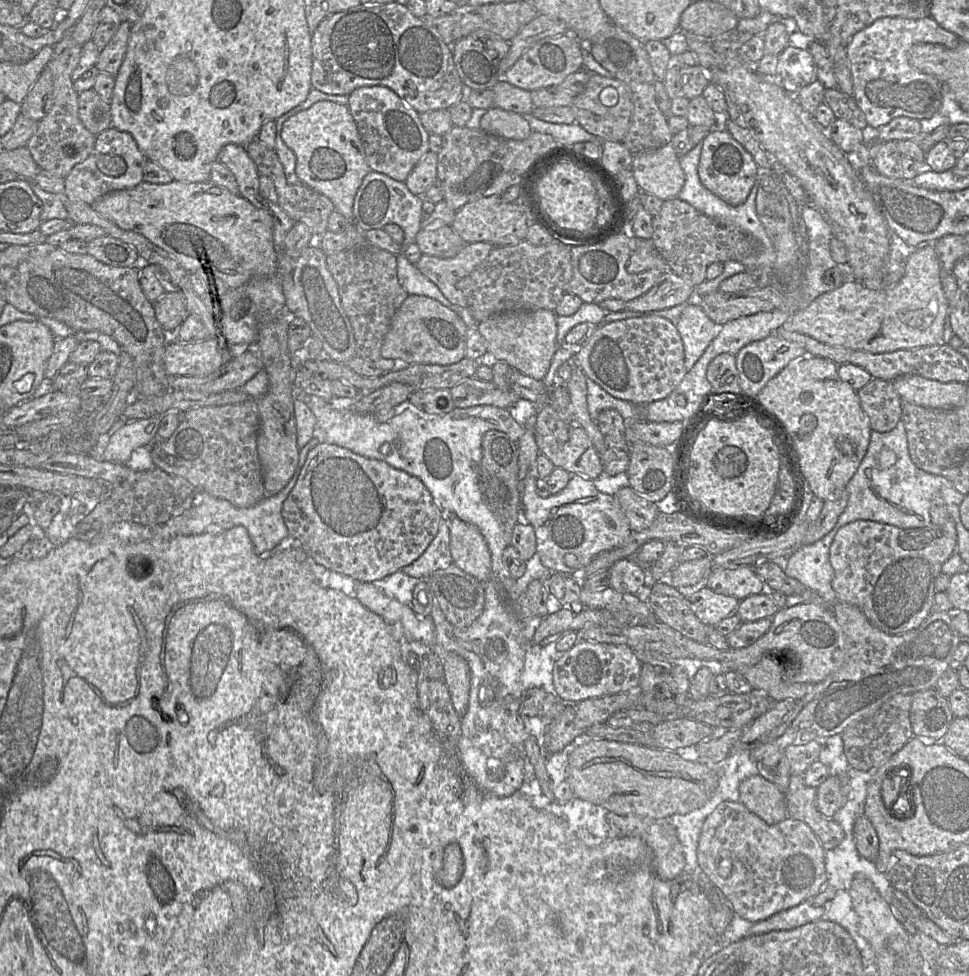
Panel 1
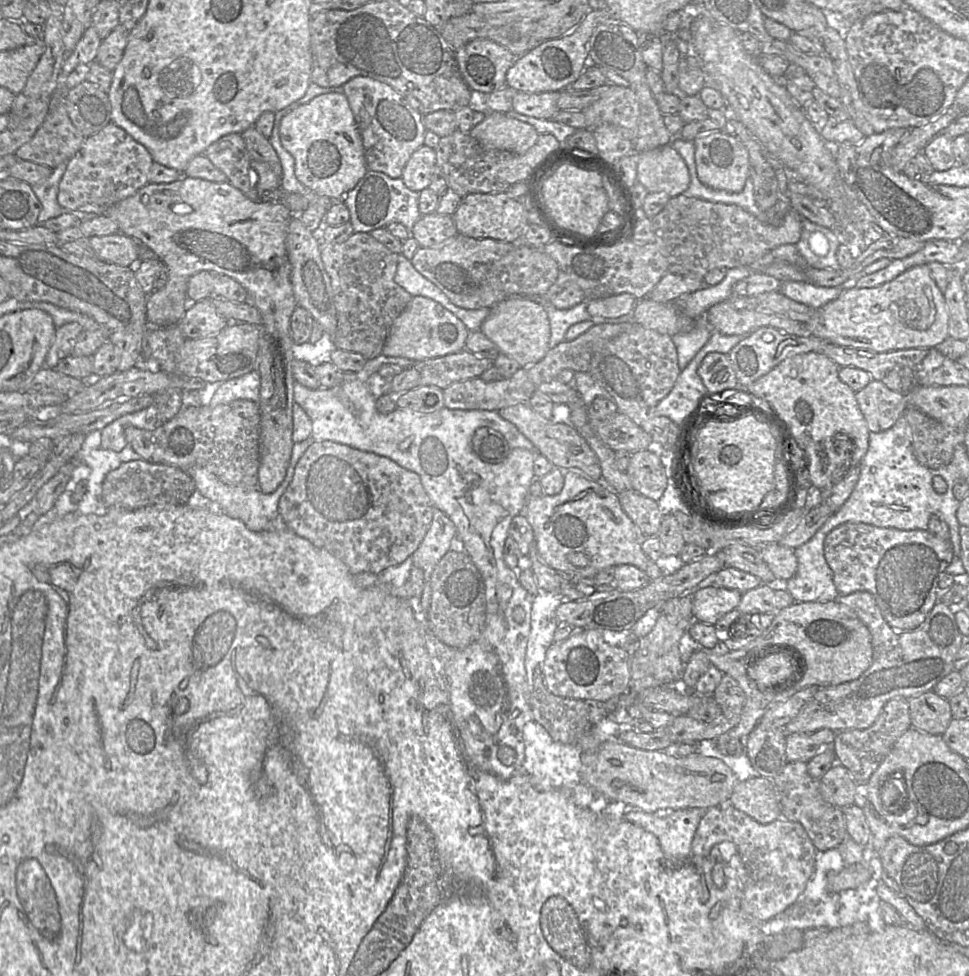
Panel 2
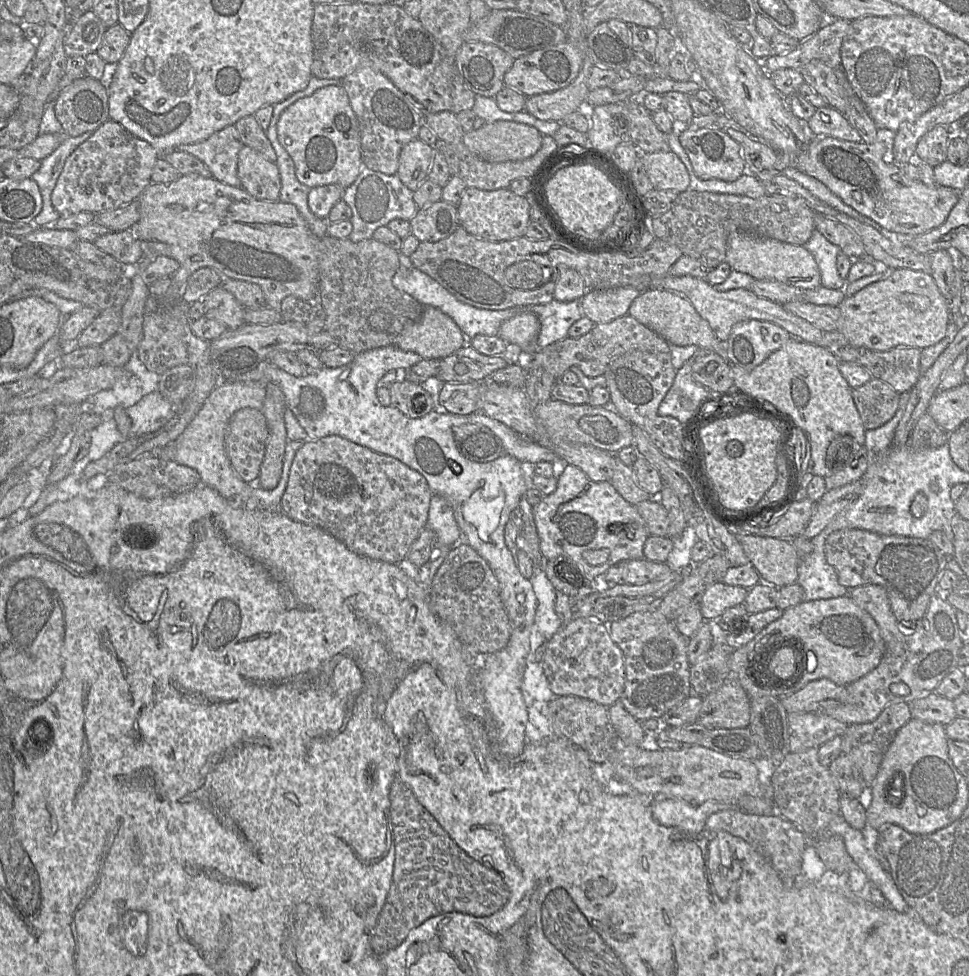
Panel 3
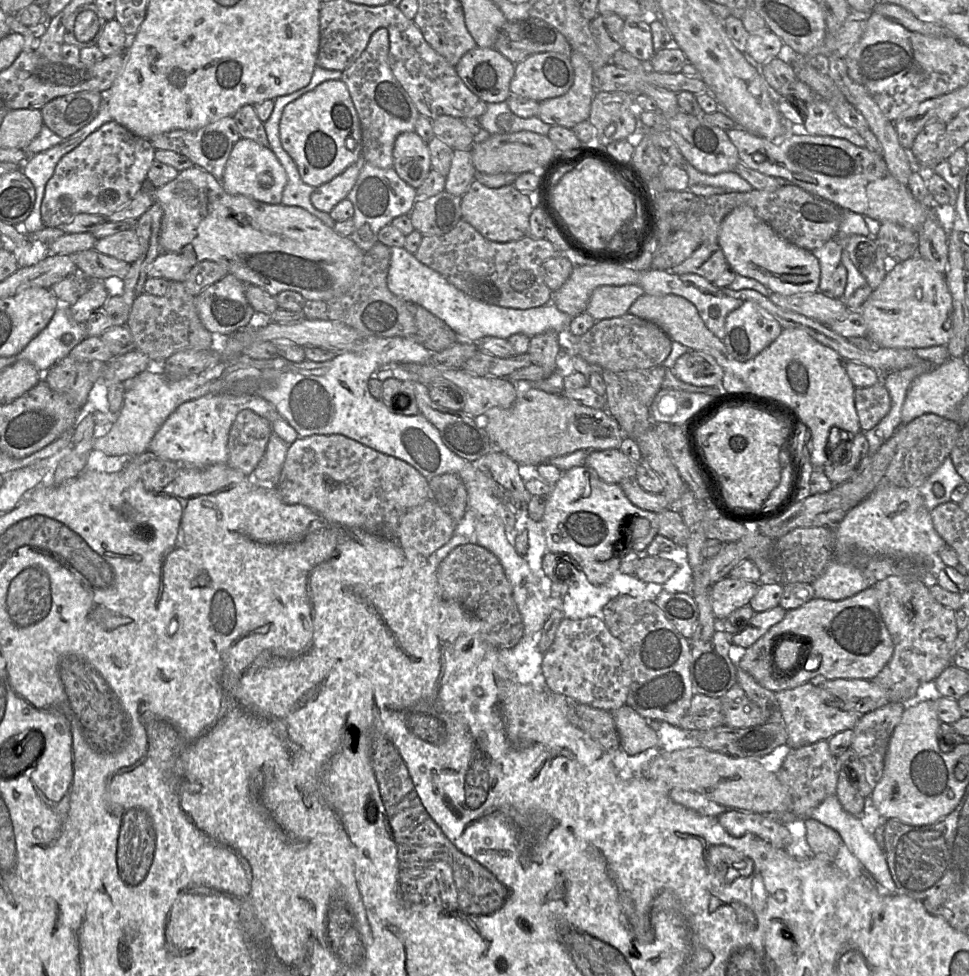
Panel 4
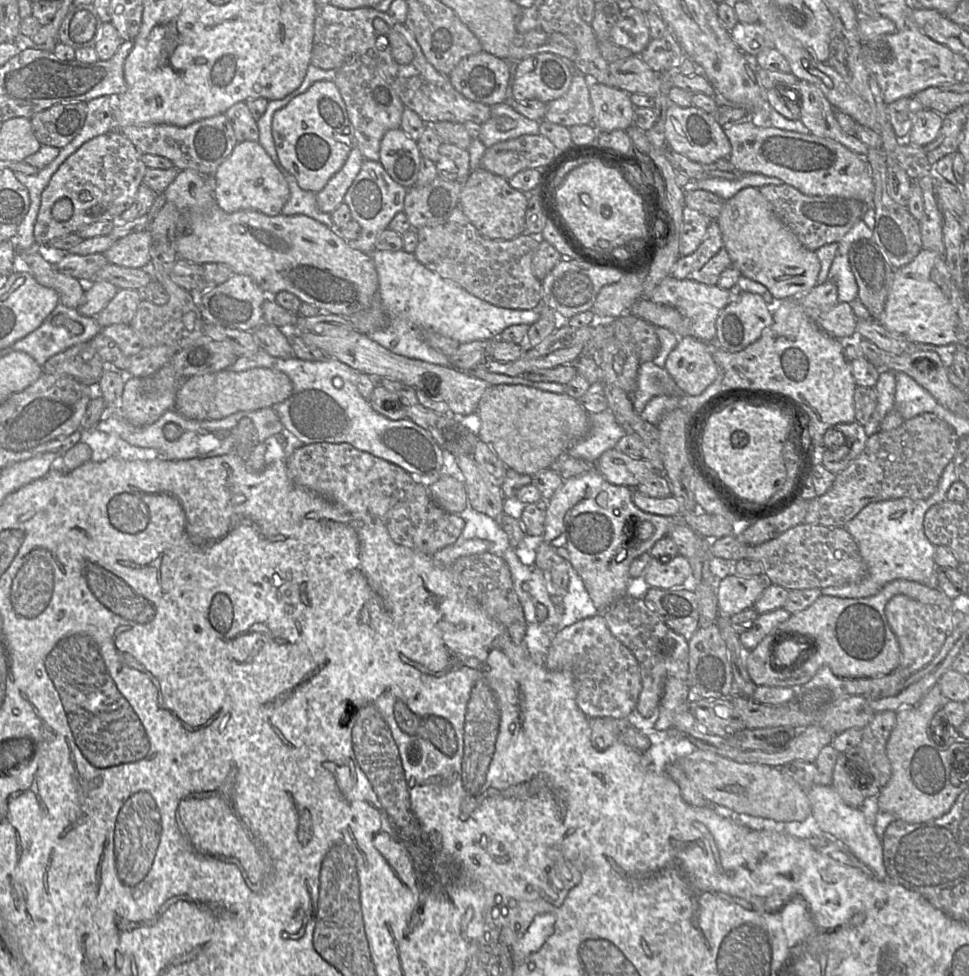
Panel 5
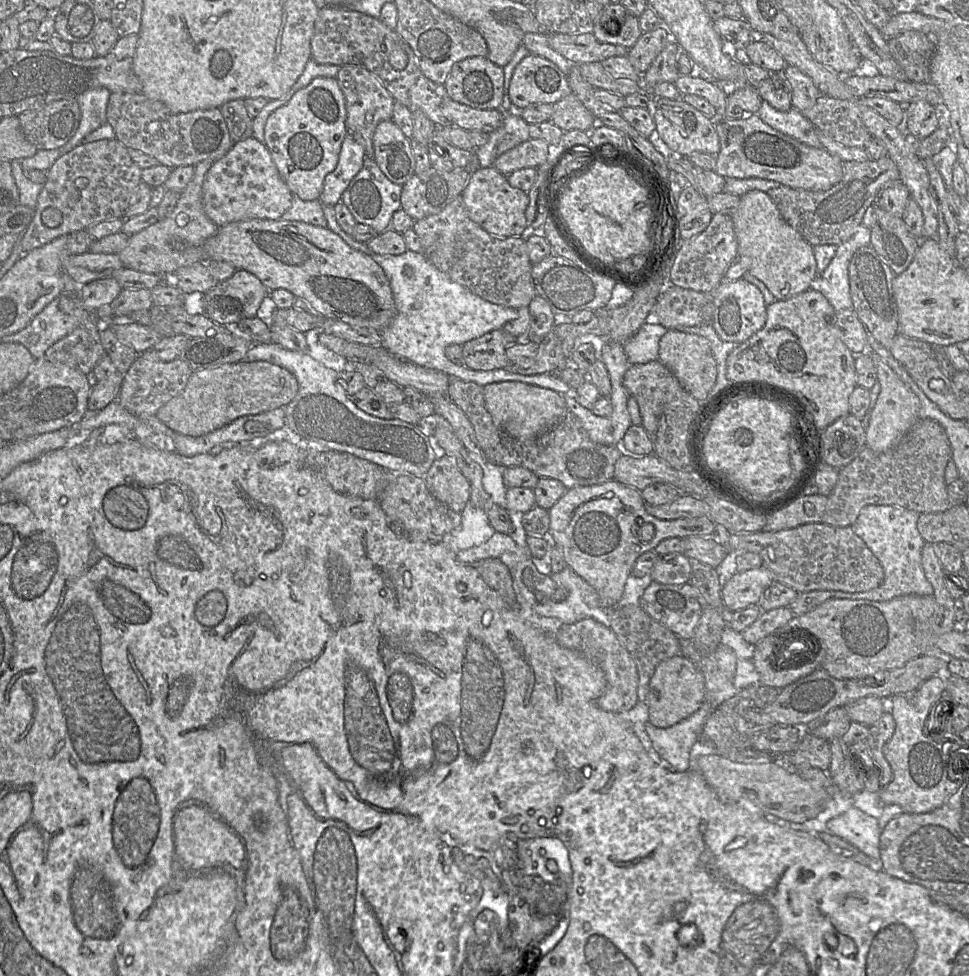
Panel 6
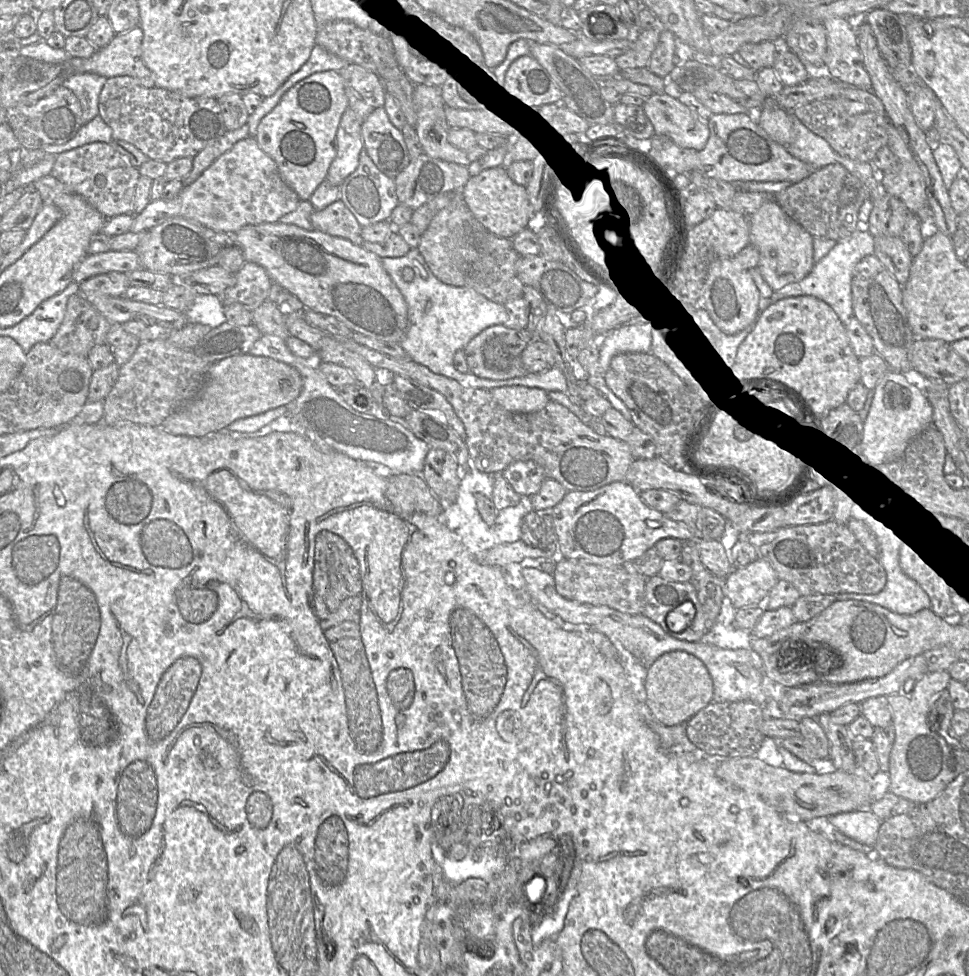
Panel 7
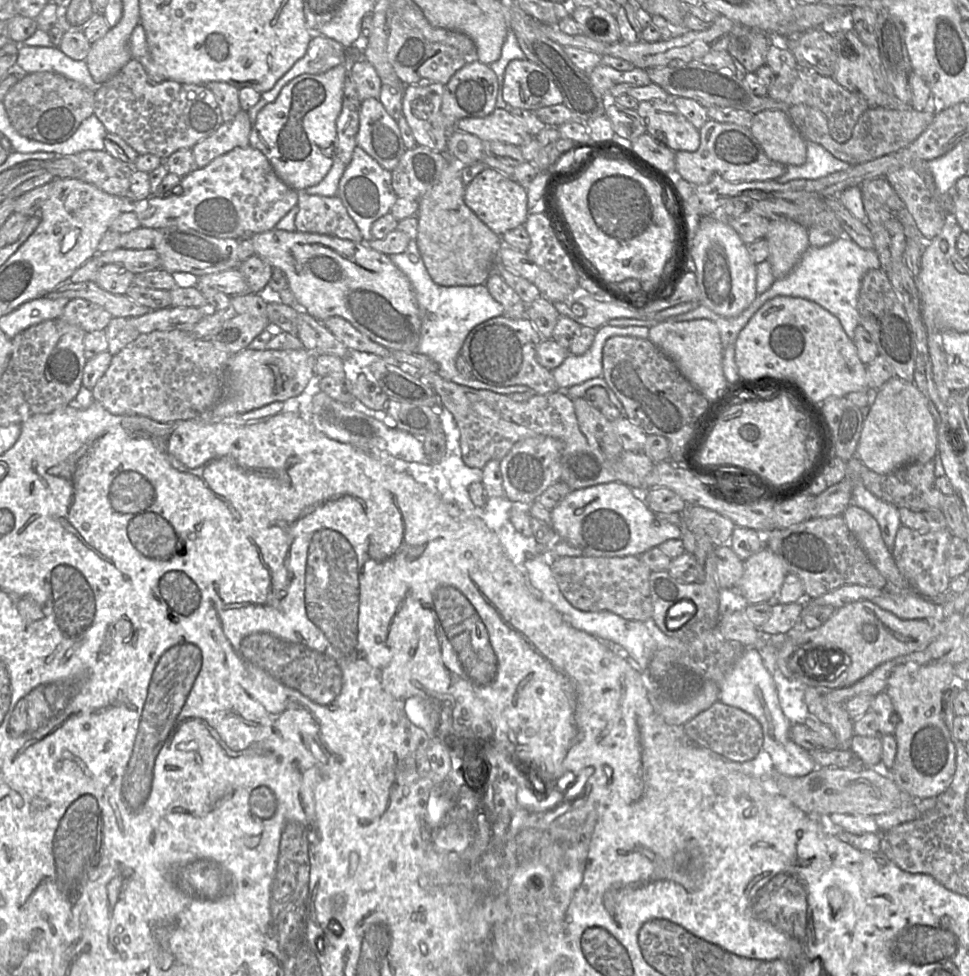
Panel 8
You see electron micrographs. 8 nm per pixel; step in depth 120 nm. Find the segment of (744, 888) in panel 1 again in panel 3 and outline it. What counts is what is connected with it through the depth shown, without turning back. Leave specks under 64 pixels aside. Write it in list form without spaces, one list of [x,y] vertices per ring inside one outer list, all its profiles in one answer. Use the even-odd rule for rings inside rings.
[[[723,810],[711,814],[705,824],[707,830],[722,830],[740,837],[764,856],[787,887],[793,887],[801,871],[802,853],[806,847],[806,835],[795,824],[780,814],[754,815],[739,810]]]

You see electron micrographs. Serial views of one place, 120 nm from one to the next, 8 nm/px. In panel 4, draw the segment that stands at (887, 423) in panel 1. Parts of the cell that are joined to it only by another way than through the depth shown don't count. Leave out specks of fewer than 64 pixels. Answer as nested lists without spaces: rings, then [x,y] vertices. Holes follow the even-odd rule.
[[[882,381],[870,387],[855,388],[854,400],[863,432],[877,426],[891,408],[891,398]]]

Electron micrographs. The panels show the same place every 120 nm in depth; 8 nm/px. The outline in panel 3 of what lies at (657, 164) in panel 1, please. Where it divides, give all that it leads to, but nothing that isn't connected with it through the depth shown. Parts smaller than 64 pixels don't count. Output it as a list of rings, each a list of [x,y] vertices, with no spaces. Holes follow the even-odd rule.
[[[672,151],[641,154],[648,177],[656,190],[685,192],[690,176],[685,164]]]

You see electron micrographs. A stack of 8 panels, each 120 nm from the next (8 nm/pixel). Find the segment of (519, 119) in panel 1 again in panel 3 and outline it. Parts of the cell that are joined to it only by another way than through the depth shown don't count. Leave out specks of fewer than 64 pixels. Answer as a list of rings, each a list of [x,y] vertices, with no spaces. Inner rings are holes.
[[[511,121],[485,123],[481,128],[464,133],[463,143],[466,148],[480,159],[499,163],[522,161],[534,156],[542,145],[543,135],[534,127]]]

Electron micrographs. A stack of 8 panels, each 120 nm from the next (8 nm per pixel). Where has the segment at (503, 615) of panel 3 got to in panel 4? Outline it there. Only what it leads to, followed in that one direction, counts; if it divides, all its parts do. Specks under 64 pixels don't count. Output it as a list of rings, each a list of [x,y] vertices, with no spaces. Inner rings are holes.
[[[477,544],[455,548],[440,563],[437,581],[443,599],[460,604],[481,624],[483,638],[498,650],[511,649],[524,637],[524,624],[513,597],[513,588],[499,559]]]

